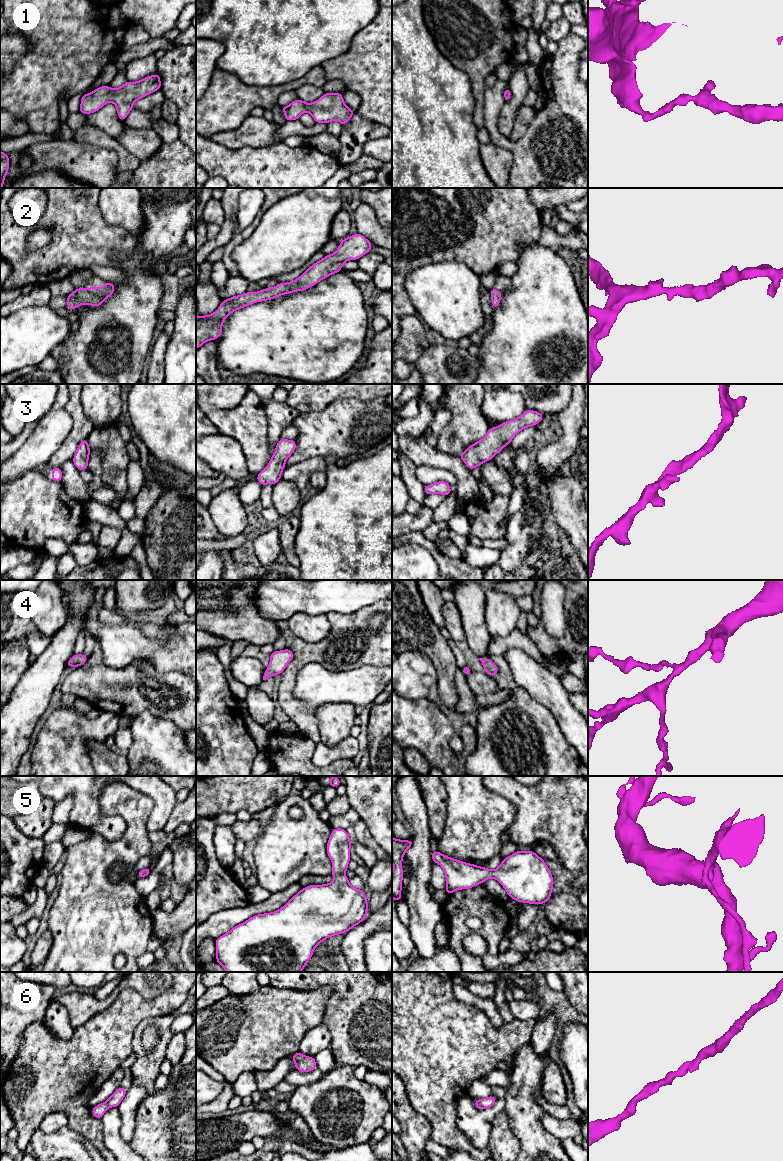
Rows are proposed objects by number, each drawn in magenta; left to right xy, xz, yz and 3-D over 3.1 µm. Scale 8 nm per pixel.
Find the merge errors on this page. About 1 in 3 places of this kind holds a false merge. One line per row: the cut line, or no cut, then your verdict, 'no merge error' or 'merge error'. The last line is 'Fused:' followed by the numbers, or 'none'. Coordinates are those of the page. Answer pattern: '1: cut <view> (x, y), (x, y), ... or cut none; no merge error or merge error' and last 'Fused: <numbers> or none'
1: cut none; no merge error
2: cut none; no merge error
3: cut none; no merge error
4: cut none; no merge error
5: cut none; no merge error
6: cut none; no merge error
Fused: none

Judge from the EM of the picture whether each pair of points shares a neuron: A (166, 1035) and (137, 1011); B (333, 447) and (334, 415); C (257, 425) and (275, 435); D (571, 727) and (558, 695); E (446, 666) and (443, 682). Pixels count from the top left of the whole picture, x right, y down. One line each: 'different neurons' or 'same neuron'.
A: different neurons
B: same neuron
C: different neurons
D: same neuron
E: same neuron

